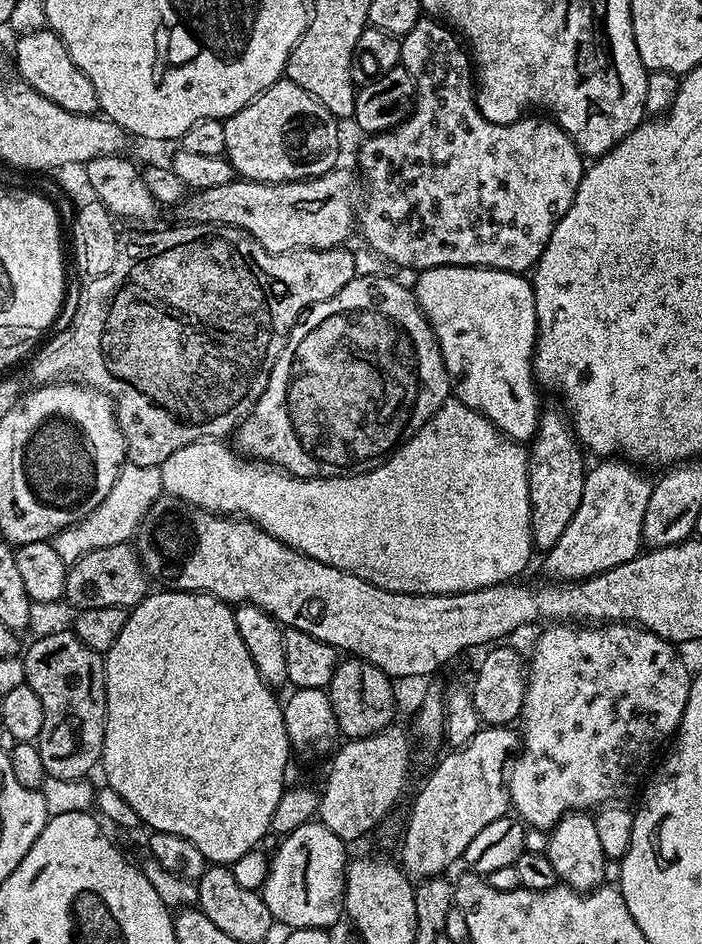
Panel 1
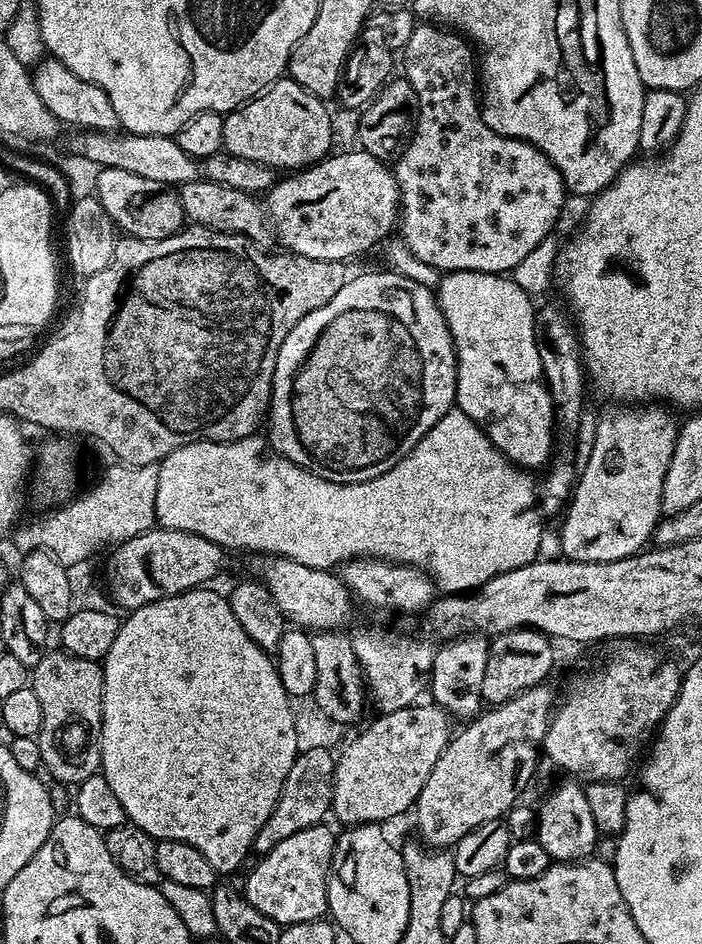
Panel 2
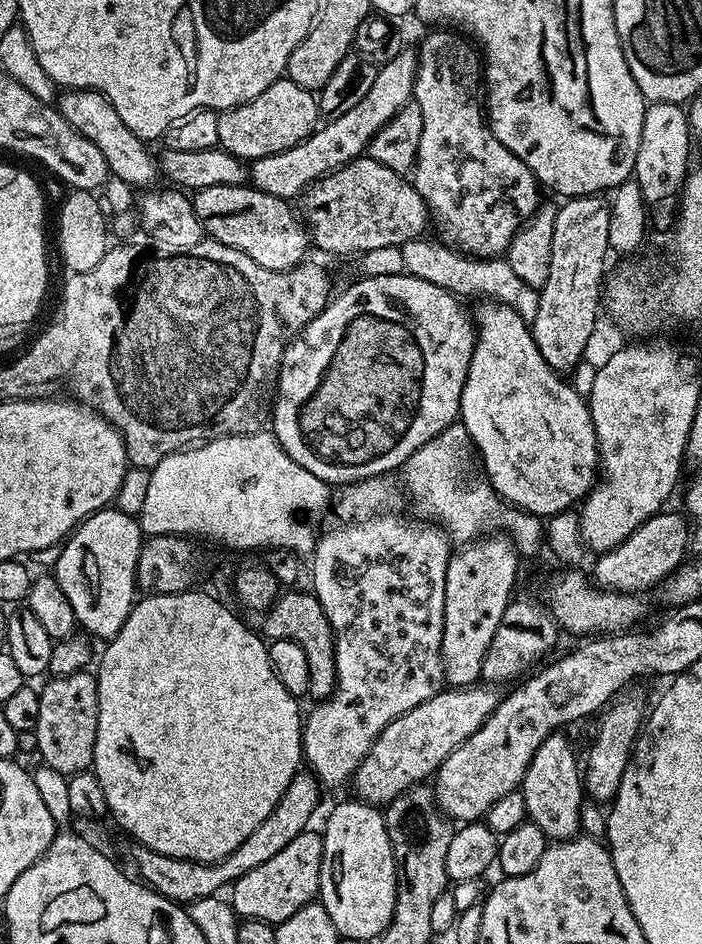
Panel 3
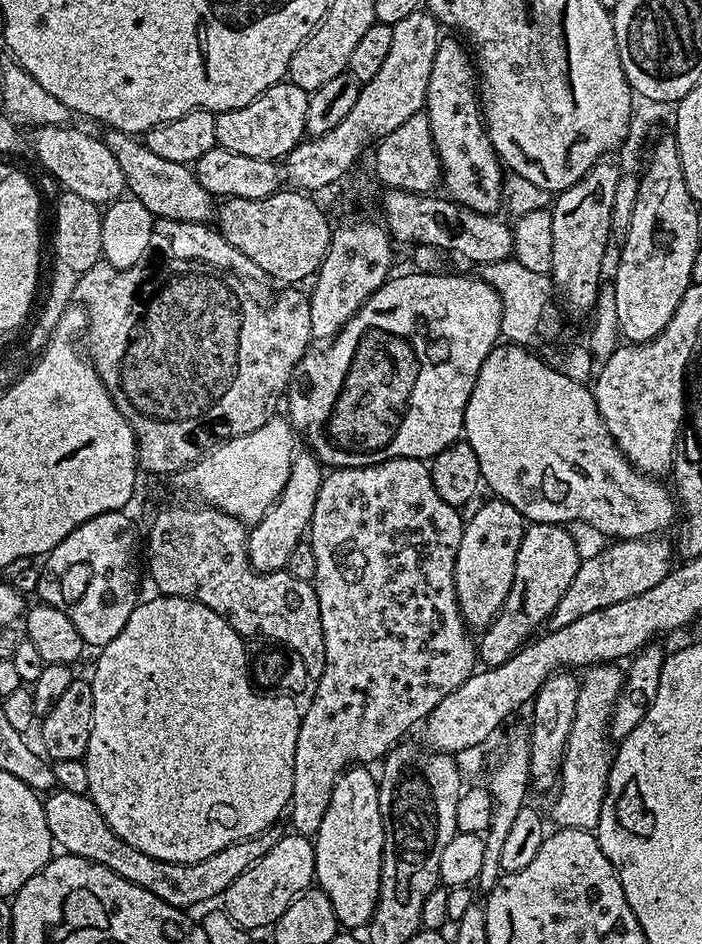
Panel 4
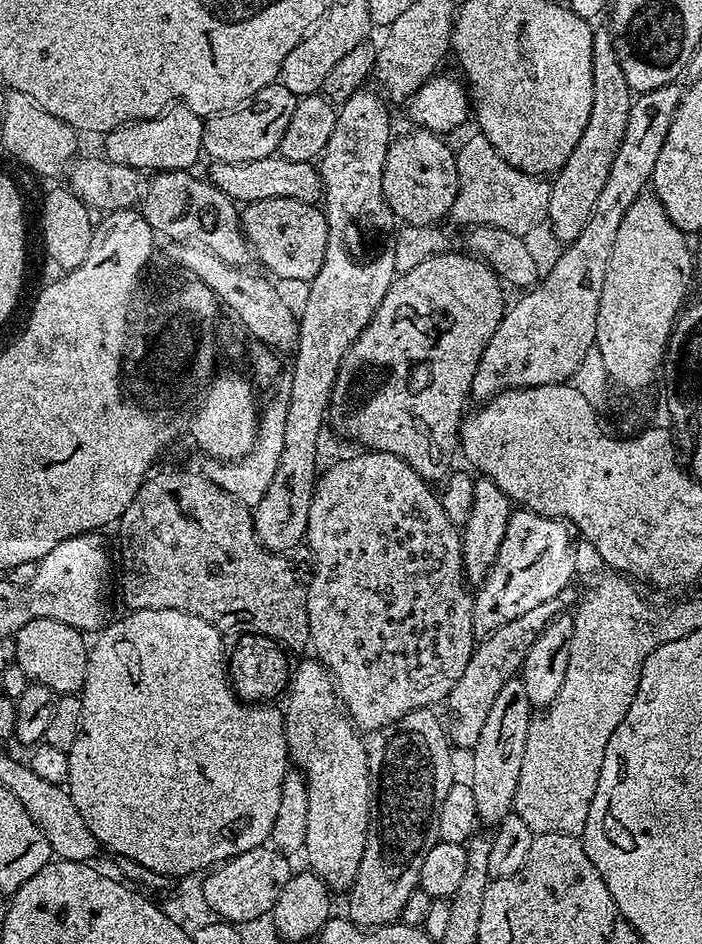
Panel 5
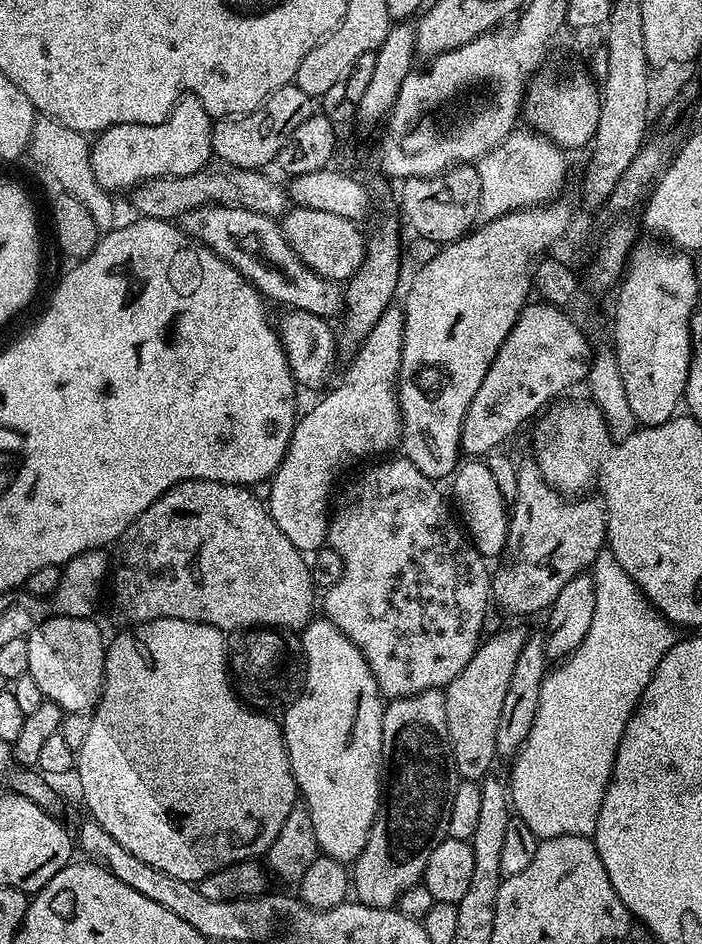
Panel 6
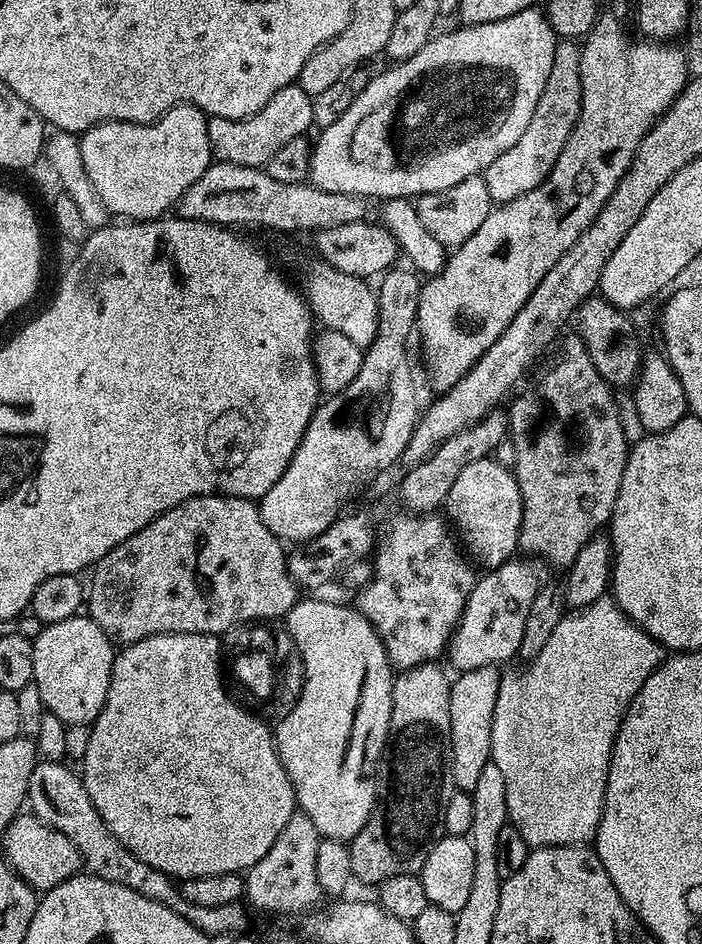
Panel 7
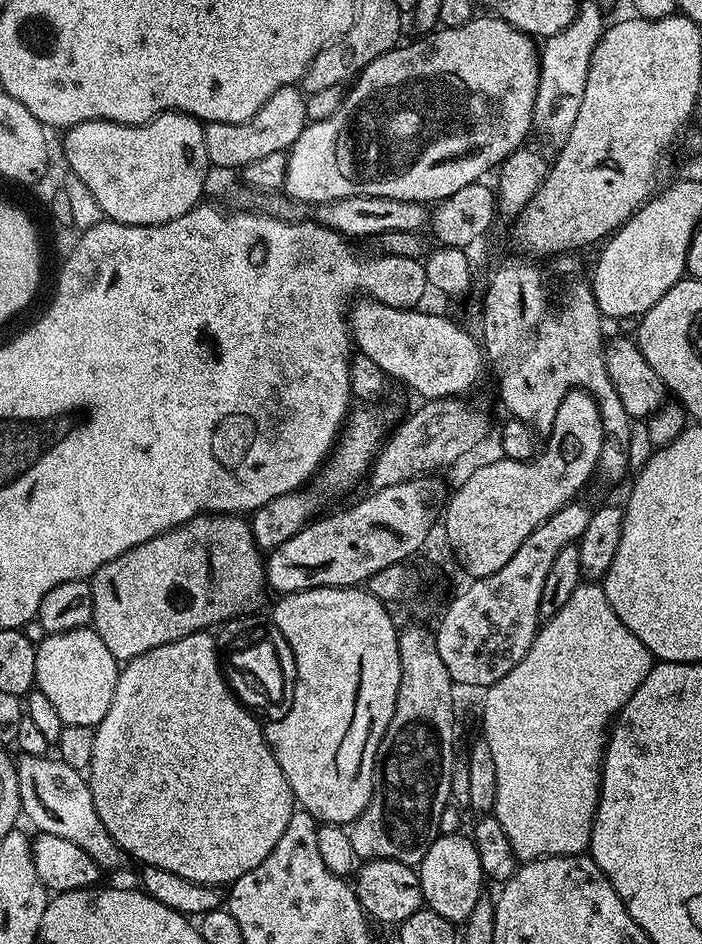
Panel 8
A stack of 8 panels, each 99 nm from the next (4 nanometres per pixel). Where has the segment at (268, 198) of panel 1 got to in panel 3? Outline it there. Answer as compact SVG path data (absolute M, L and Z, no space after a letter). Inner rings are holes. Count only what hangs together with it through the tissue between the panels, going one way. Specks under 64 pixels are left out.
M367 154L315 180L304 195L299 197L298 212L308 230L311 243L336 256L348 256L351 252L380 252L383 248L396 250L406 242L421 239L427 233L424 231L430 228L428 207L422 194L418 194L416 185L401 173L382 166L382 162L374 162Z

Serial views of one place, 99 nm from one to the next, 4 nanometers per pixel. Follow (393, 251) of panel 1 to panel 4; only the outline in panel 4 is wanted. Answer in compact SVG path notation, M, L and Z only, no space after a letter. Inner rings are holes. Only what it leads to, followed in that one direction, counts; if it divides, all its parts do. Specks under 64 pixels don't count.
M445 35L438 50L434 50L434 66L430 66L424 106L442 173L443 191L464 208L487 214L499 213L504 200L506 172L484 126L473 53L455 35Z

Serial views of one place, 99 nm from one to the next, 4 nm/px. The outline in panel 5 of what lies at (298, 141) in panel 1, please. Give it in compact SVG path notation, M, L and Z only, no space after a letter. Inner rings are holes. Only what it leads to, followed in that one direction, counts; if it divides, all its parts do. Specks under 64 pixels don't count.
M283 82L271 84L256 95L256 99L243 108L232 112L217 112L206 120L206 152L212 155L213 161L222 162L254 162L258 158L266 158L279 153L280 143L287 136L291 123L294 122L298 97Z

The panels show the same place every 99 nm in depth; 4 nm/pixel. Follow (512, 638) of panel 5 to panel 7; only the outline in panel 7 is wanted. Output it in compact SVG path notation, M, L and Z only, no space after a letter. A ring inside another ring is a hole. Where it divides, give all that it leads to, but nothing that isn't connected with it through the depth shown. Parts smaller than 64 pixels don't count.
M479 668L461 672L452 680L450 690L450 759L452 783L461 792L471 794L478 777L492 758L494 708L498 706L501 673L496 668Z

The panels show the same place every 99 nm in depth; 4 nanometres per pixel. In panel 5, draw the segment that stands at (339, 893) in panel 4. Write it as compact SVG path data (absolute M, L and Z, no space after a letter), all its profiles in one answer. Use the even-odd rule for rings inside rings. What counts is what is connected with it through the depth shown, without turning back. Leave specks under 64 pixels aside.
M319 659L308 660L301 668L299 665L295 669L290 685L291 696L292 701L289 702L287 711L290 713L291 723L292 720L296 723L294 736L304 743L304 760L308 763L306 783L311 802L308 830L310 849L312 848L313 854L316 855L315 867L333 889L351 889L365 867L364 855L368 852L368 835L371 832L373 835L374 832L374 768L372 772L372 764L368 761L368 748L364 745L365 737L350 719L336 690L332 673Z

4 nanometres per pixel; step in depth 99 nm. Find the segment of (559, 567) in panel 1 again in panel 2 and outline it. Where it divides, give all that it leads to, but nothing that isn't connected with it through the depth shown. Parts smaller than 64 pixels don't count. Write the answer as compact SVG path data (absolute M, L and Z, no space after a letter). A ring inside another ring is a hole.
M644 402L639 406L616 406L613 412L600 412L597 422L597 437L594 438L594 450L591 451L590 460L584 468L579 469L576 487L572 489L572 499L568 501L568 507L563 513L564 525L560 528L560 548L569 560L581 560L582 562L618 562L622 558L630 558L636 553L645 551L650 541L655 537L656 526L662 519L662 486L666 472L670 467L670 460L674 458L676 449L676 437L678 435L678 420L675 420L667 407L656 402Z

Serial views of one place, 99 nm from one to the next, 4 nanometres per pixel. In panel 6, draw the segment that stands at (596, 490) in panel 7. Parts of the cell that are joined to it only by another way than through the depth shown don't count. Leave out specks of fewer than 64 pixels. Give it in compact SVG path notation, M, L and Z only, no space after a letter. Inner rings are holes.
M528 458L528 460L520 460L516 465L516 473L518 474L518 494L510 501L510 515L508 518L508 540L505 542L504 551L502 553L504 565L500 569L495 569L492 576L492 594L491 599L496 600L508 612L540 612L542 613L547 609L555 599L558 597L558 592L571 579L579 576L580 573L587 573L591 569L592 564L598 558L600 552L605 551L606 537L608 534L608 513L599 499L593 498L573 498L565 496L564 493L556 491L548 483L544 481L544 475L541 474L540 468L537 466L535 459Z

